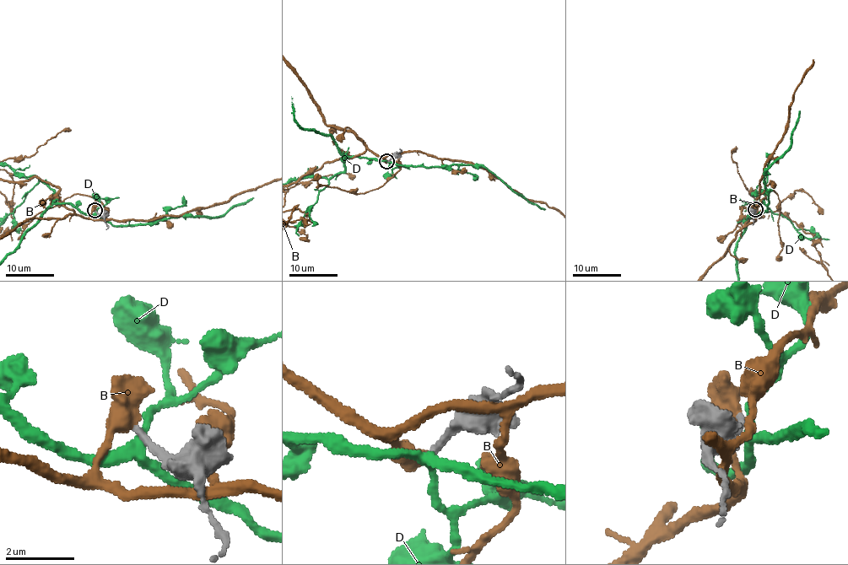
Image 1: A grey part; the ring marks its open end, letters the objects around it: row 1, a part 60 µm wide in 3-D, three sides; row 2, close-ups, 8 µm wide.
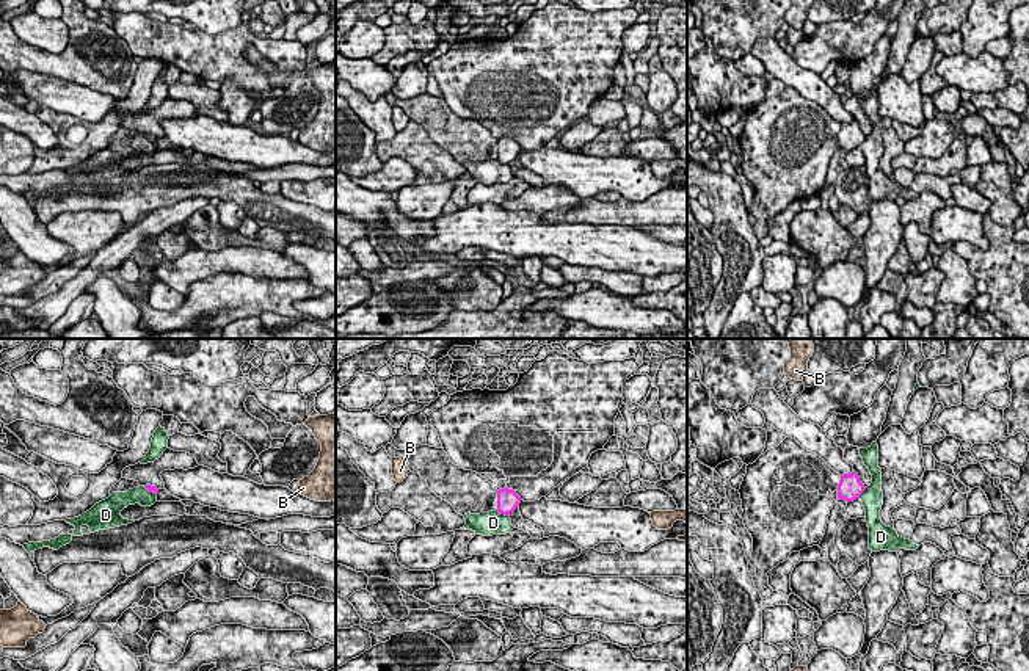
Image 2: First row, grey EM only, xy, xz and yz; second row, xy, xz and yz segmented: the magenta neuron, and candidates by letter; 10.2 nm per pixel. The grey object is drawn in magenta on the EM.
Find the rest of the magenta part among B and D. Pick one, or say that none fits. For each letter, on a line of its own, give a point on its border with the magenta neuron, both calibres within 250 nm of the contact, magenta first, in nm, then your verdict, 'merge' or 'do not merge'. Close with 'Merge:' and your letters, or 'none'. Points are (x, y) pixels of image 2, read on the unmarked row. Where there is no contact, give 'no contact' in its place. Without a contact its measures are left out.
B: no contact | do not merge
D: xz (504, 162) | 220/240 nm | do not merge
Merge: none

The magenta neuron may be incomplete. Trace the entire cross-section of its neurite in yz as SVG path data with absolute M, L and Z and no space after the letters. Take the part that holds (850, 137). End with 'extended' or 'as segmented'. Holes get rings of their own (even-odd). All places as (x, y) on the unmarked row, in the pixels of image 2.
M856 121L849 122L842 122L841 124L841 130L838 133L838 147L839 149L845 149L853 151L856 147L860 147L860 144L864 141L864 133L860 130L860 125Z; as segmented

